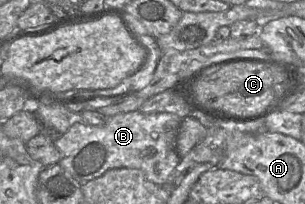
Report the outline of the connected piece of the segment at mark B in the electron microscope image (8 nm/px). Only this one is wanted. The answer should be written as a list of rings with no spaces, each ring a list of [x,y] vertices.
[[[139,110],[108,118],[103,126],[75,121],[54,144],[60,152],[59,164],[81,185],[114,168],[131,168],[143,172],[146,179],[163,186],[180,162],[177,134],[182,118],[173,113],[145,114]]]

